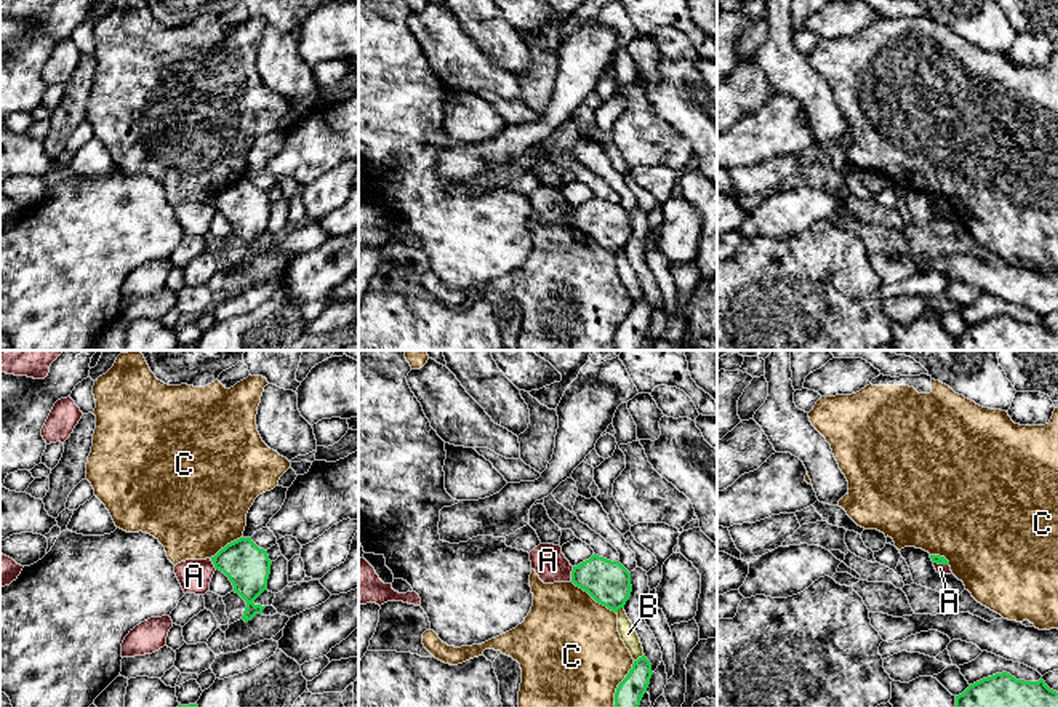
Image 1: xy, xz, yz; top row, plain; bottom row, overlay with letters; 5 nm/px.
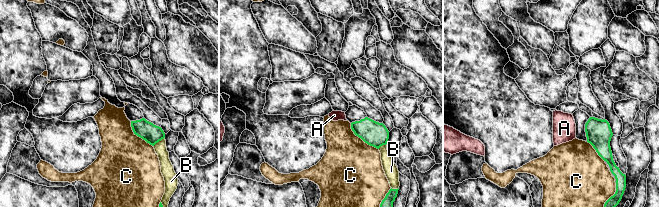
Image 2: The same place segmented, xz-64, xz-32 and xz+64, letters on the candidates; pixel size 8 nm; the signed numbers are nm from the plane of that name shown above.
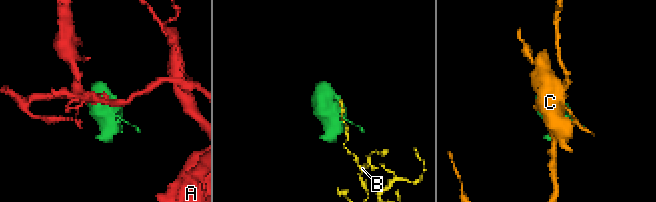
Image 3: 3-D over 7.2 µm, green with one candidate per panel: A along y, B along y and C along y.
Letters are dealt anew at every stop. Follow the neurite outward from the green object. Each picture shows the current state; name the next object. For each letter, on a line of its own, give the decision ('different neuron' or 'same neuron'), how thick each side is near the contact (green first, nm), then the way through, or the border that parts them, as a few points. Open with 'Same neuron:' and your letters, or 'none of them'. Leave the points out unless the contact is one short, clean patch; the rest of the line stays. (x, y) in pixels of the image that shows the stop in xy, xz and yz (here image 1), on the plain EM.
Same neuron: none of them
A: different neuron | 220/160 nm | along xz (573, 208), (570, 223)
B: different neuron | 140/80 nm
C: different neuron | 220/480 nm

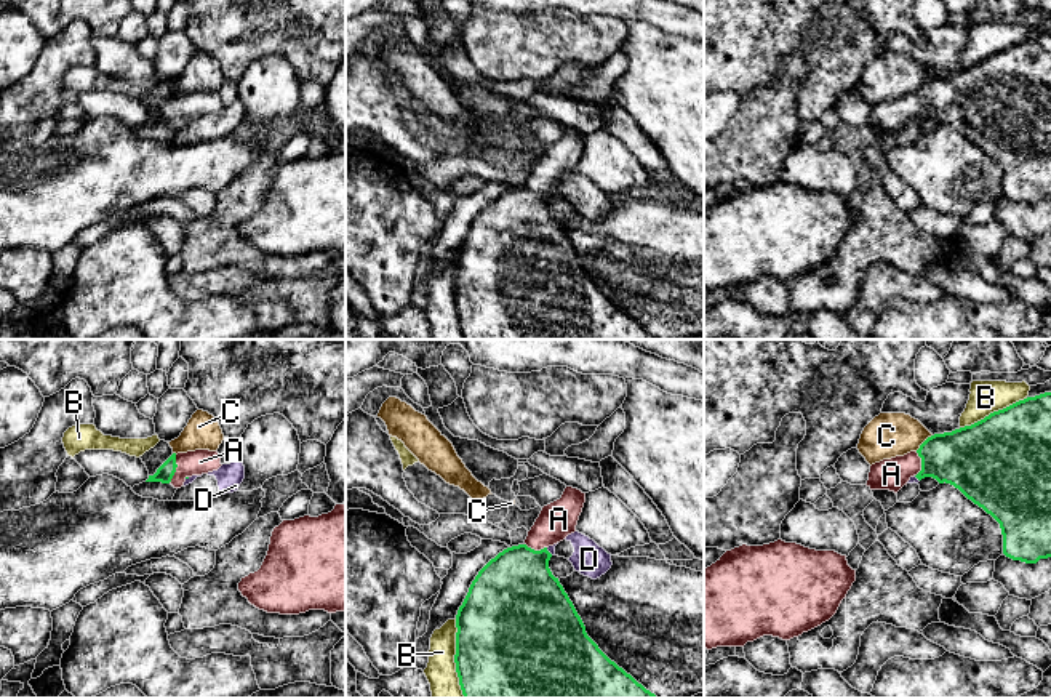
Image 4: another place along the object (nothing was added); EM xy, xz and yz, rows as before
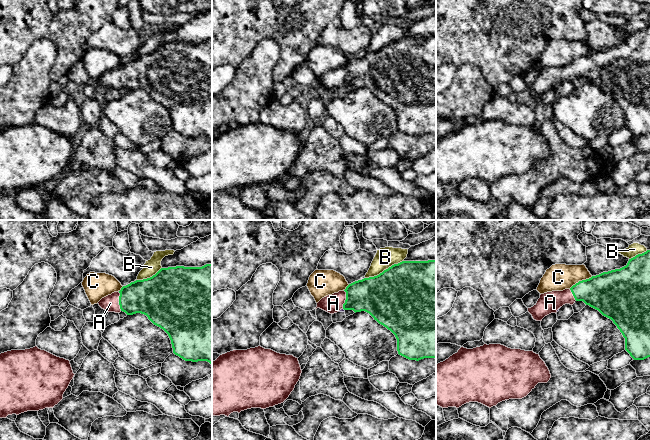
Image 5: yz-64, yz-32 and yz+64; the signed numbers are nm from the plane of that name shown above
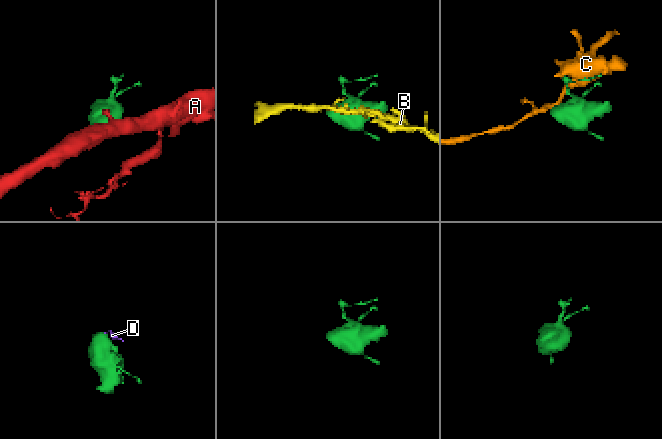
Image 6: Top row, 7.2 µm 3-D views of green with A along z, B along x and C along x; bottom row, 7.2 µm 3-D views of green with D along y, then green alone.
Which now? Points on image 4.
Same neuron: A
A: same neuron | 90/130 nm | across xy (165, 114), (175, 111), (200, 103)
B: different neuron | 500/160 nm
C: different neuron | 320/220 nm
D: different neuron | 400/40 nm | along xz (546, 189), (552, 196)

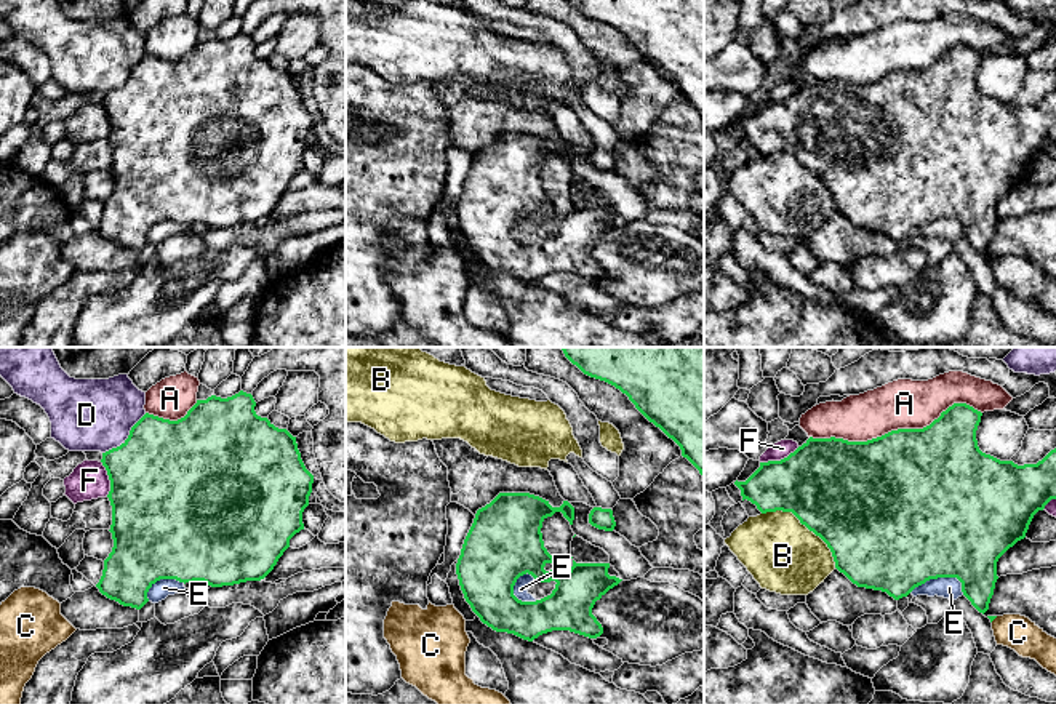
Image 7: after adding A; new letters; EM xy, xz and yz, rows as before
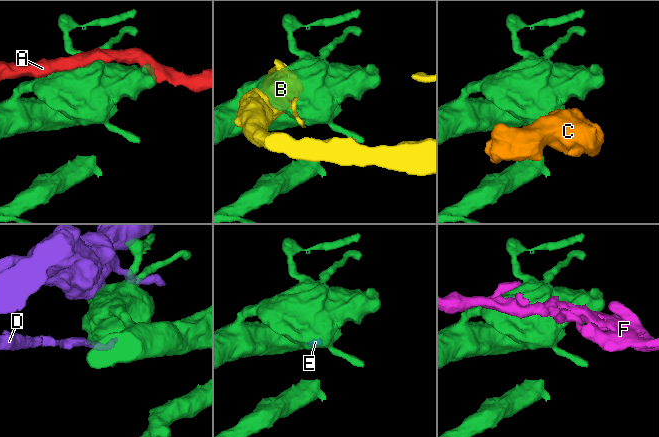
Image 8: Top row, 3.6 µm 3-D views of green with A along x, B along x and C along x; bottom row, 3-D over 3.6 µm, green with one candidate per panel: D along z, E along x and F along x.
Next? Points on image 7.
Same neuron: none of them
A: different neuron | 500/260 nm
B: different neuron | 500/360 nm
C: different neuron | 20/180 nm
D: different neuron | 500/360 nm | along xy (146, 55), (119, 87), (103, 95)
E: different neuron | 500/110 nm | along yz (909, 234), (930, 221), (956, 220), (964, 236)
F: different neuron | 440/90 nm

